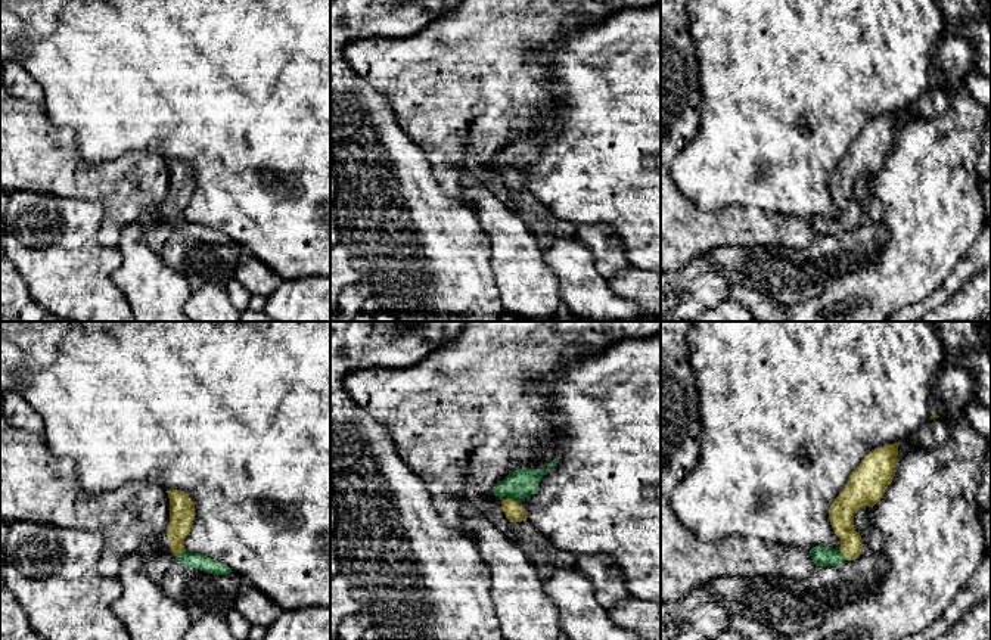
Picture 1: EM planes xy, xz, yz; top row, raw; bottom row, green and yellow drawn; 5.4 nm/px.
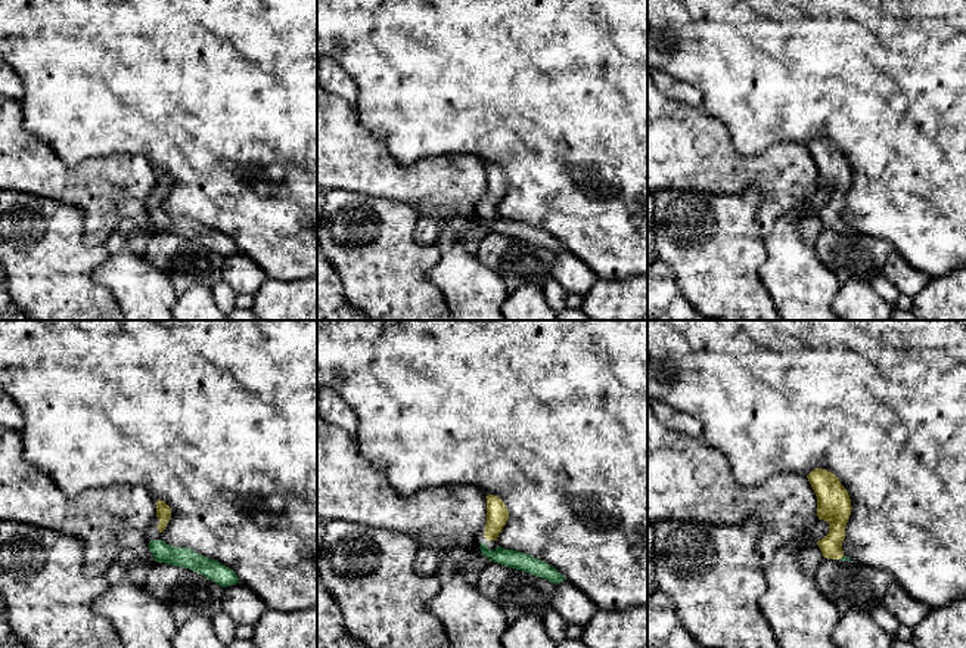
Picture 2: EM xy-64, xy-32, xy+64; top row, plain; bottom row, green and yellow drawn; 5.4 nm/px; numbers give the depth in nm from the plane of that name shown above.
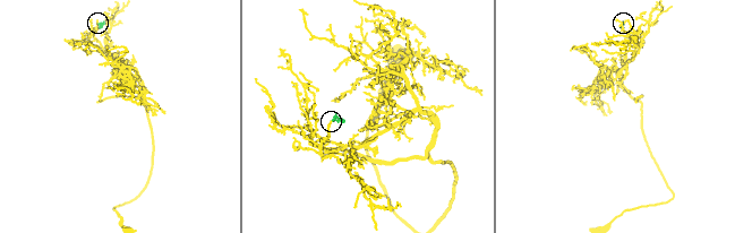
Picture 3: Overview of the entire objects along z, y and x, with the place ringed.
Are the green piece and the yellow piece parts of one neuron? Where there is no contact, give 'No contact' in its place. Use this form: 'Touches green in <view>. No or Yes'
Touches green in xy. Yes

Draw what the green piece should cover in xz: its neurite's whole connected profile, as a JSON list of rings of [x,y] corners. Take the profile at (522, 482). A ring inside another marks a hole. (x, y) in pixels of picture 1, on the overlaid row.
[[[559,460],[550,462],[544,470],[519,467],[494,487],[491,493],[501,500],[501,509],[509,522],[526,521],[521,501],[538,491],[540,479],[557,463]]]

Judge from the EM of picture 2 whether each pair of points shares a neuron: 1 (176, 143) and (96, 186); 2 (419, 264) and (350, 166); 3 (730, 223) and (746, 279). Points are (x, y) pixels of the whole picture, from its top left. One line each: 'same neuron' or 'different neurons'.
1: different neurons
2: different neurons
3: same neuron

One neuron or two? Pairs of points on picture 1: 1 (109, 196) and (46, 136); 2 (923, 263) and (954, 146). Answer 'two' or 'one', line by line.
1: one
2: one

